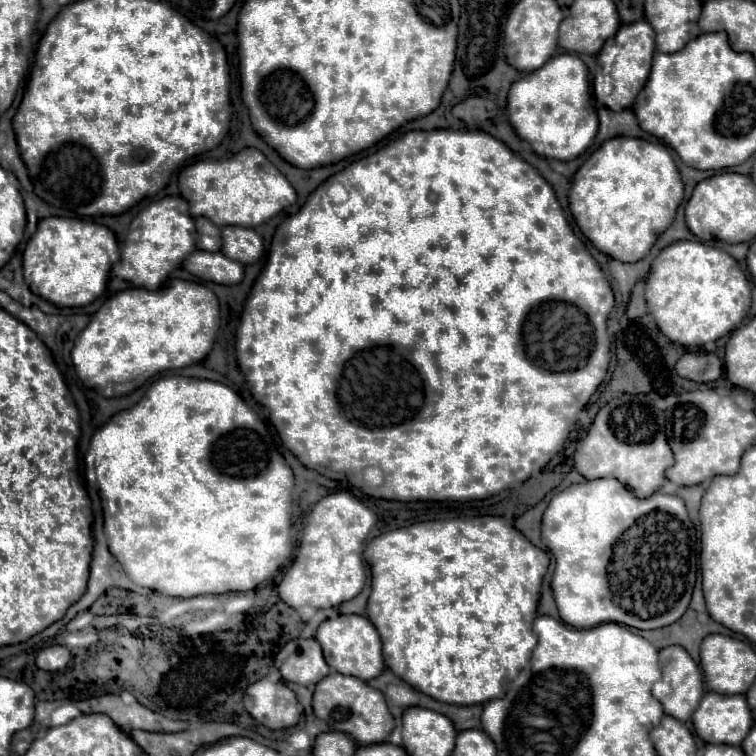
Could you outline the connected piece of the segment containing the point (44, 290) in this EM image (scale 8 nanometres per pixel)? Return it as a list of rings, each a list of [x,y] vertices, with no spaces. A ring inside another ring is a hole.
[[[48,217],[38,223],[38,231],[28,241],[28,247],[24,251],[24,281],[34,295],[58,307],[82,307],[92,303],[105,292],[110,269],[119,258],[118,241],[106,225],[91,219]]]

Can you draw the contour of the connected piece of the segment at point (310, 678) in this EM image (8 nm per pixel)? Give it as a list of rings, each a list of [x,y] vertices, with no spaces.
[[[292,639],[288,641],[282,651],[274,659],[276,667],[280,669],[286,681],[314,687],[322,677],[330,673],[320,643],[316,639]]]

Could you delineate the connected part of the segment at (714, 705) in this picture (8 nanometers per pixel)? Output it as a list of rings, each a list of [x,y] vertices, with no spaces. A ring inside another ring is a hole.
[[[706,693],[692,715],[694,729],[706,743],[740,745],[752,727],[750,709],[744,695]]]

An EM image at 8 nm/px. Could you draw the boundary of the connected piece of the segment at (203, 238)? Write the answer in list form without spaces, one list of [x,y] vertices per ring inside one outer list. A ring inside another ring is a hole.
[[[196,217],[196,231],[198,231],[198,249],[206,251],[220,251],[220,227],[216,227],[206,217]]]

